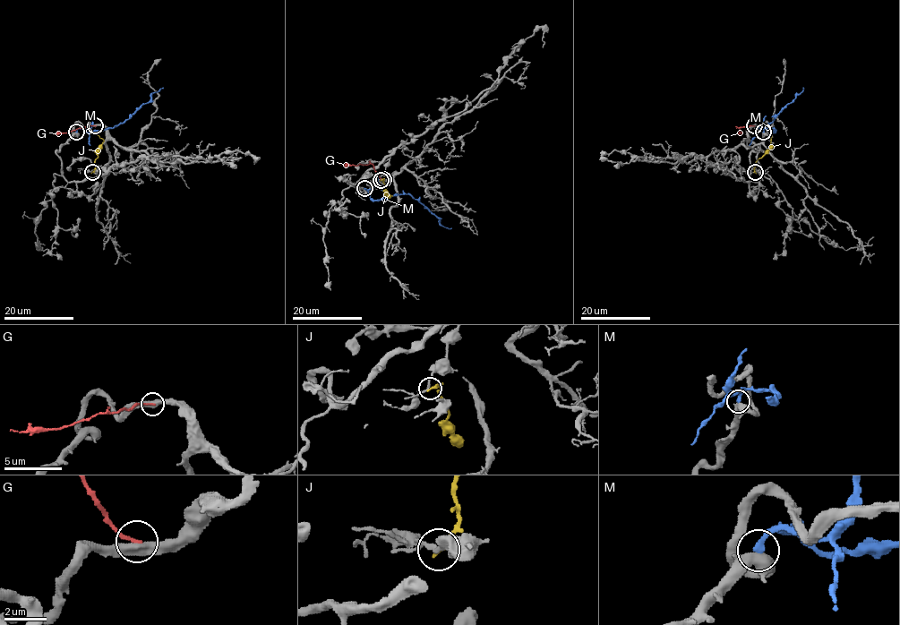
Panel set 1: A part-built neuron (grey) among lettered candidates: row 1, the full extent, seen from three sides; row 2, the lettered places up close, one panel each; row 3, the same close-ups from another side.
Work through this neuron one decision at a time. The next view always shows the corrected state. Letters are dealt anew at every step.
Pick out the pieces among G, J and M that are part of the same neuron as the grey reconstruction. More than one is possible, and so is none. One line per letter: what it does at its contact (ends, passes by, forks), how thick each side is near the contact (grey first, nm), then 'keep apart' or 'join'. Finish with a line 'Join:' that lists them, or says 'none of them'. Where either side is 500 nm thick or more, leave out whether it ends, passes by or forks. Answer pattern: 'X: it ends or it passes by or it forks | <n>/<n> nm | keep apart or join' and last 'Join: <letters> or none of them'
G: it ends | 460/160 nm | keep apart
J: it ends | 170/260 nm | keep apart
M: it ends | 400/280 nm | keep apart
Join: none of them

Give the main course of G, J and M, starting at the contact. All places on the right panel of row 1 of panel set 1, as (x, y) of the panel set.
G: (754, 125), (739, 127), (741, 132), (738, 132)
J: (755, 172), (755, 163), (769, 149), (770, 132)
M: (763, 132), (766, 128), (773, 128), (775, 132), (769, 127), (770, 124), (803, 88)

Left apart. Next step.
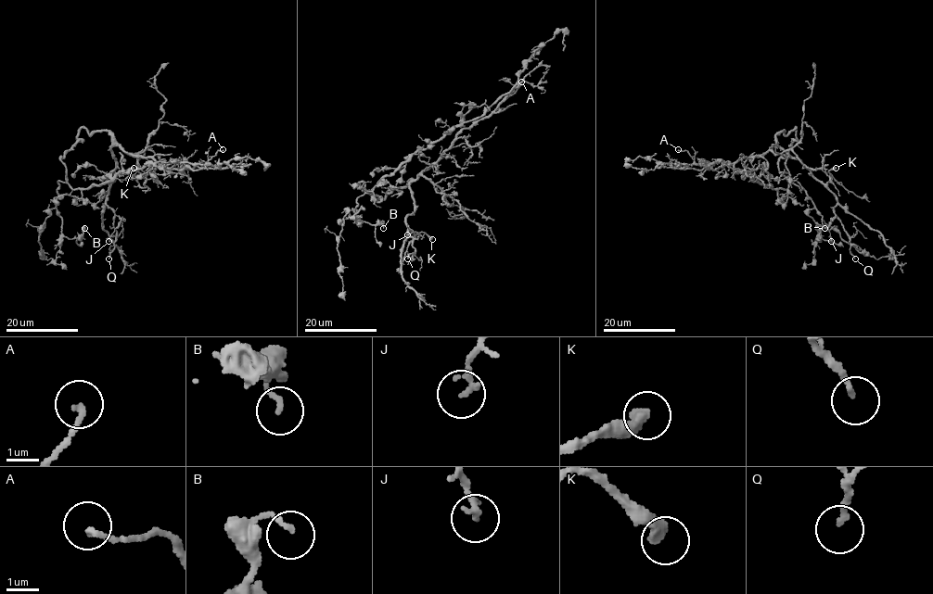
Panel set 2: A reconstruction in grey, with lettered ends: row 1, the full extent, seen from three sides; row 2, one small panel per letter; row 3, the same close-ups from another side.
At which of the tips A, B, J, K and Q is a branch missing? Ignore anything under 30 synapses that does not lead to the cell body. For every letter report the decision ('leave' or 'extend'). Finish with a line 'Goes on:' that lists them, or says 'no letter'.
A: leave
B: leave
J: leave
K: leave
Q: leave
Goes on: no letter

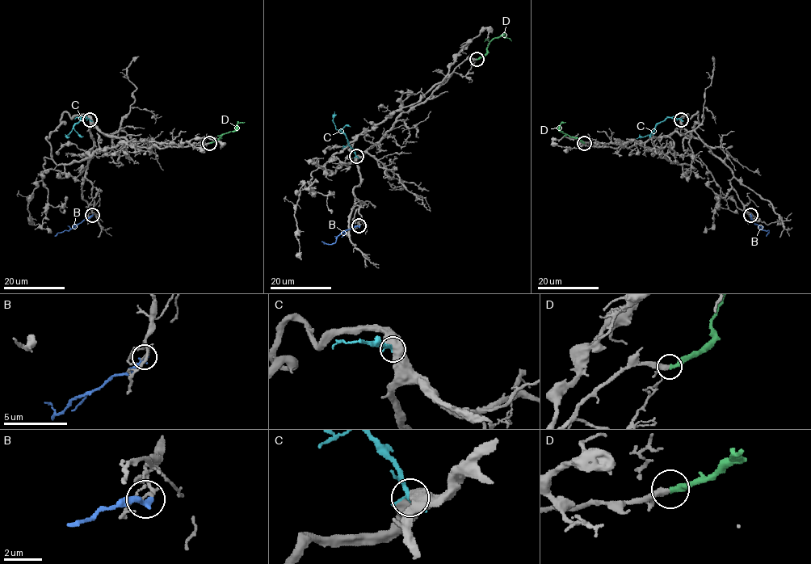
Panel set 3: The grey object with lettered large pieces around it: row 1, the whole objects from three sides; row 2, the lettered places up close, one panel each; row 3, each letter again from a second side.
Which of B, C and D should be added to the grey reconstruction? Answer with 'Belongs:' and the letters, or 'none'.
Belongs: D

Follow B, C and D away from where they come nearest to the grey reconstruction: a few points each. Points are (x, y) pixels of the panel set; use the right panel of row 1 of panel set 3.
B: (750, 215), (760, 229), (769, 231), (766, 236)
C: (681, 119), (667, 117), (658, 123), (653, 134), (636, 138)
D: (584, 143), (559, 129), (559, 124), (565, 122)

